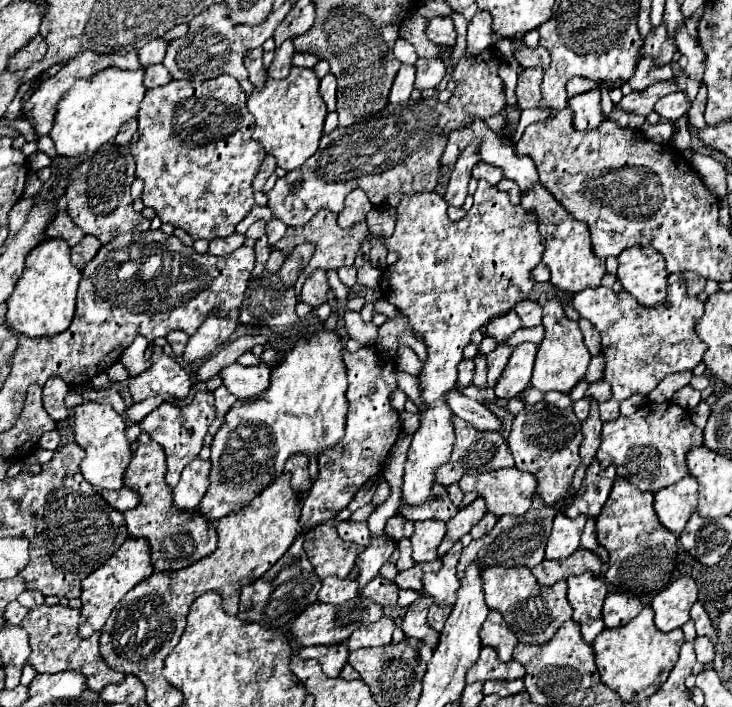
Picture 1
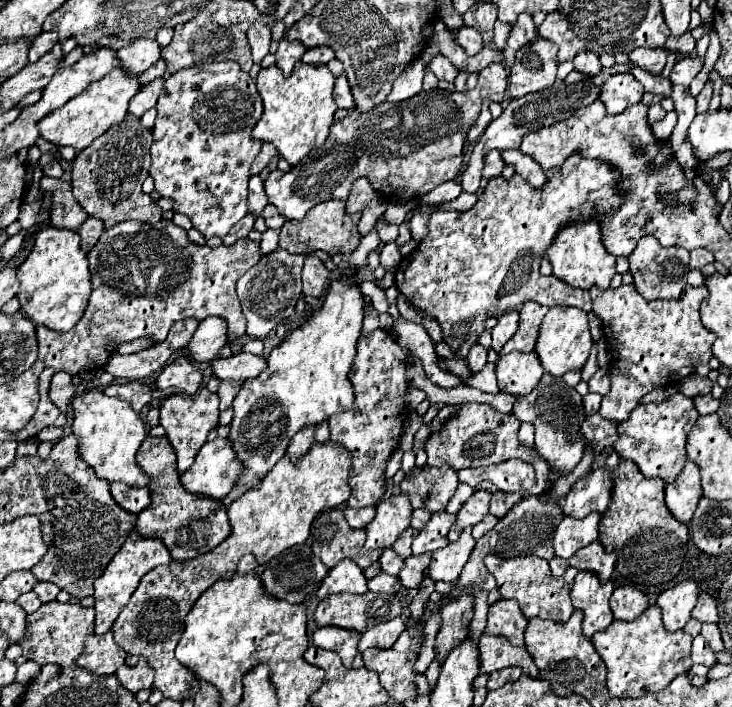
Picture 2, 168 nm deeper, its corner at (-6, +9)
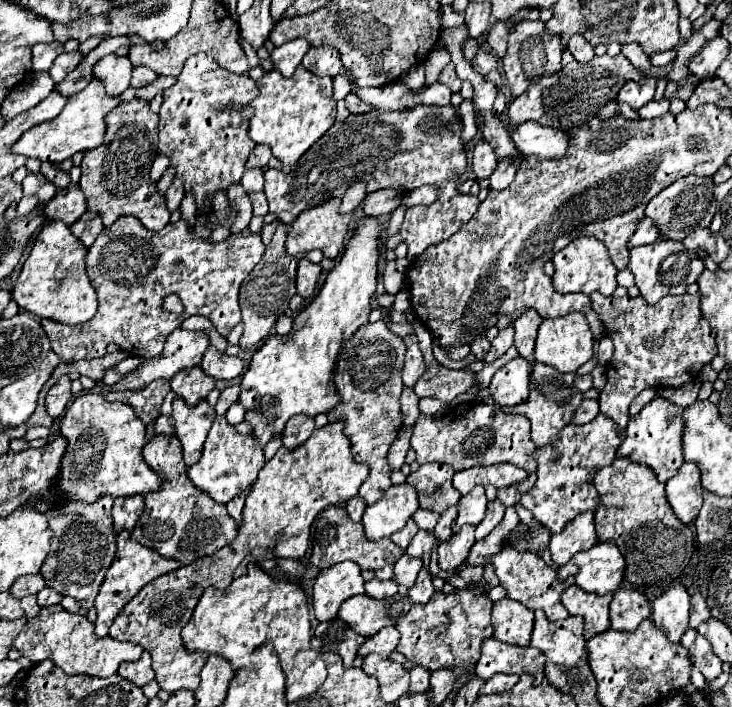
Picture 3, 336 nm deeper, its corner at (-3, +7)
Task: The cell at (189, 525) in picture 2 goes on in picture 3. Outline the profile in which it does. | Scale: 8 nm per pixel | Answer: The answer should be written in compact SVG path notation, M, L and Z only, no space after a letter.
M156 435L144 445L142 457L146 465L160 475L162 485L146 495L146 509L132 529L132 539L158 551L162 557L180 561L182 565L212 555L234 541L238 523L228 515L226 505L212 501L188 481L180 441L174 435Z

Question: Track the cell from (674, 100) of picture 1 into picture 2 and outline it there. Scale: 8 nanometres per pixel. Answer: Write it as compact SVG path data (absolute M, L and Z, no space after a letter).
M615 63L613 67L603 67L601 73L595 75L595 81L591 75L585 75L577 69L573 69L563 81L557 79L553 83L553 87L549 87L547 91L539 91L539 93L531 93L531 95L525 95L523 99L511 99L507 103L507 107L503 109L501 117L491 121L491 125L485 129L485 133L481 135L479 143L475 145L473 153L471 153L471 159L469 159L469 165L463 173L463 179L461 179L461 185L463 185L463 191L467 193L475 193L479 189L479 181L481 181L481 167L483 167L483 157L487 155L487 151L491 149L499 149L499 151L505 151L505 149L517 149L523 135L527 135L529 131L537 131L539 127L547 127L547 125L553 125L553 123L559 123L559 121L565 121L569 119L577 109L581 107L589 107L593 101L597 101L599 97L599 91L603 87L603 83L611 77L611 75L617 75L617 73L625 73L629 71L631 75L635 75L635 79L645 87L645 91L649 93L659 93L659 95L665 95L669 97L669 91L671 91L671 81L661 77L661 75L653 75L651 71L645 71L641 67L635 67L635 65L619 65Z

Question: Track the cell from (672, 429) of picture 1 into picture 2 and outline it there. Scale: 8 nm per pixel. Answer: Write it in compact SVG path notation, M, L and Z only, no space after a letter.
M675 393L661 403L637 405L631 411L631 417L619 423L619 439L615 443L615 451L619 457L635 461L645 477L659 477L665 483L673 483L687 461L685 441L697 417L699 413L693 401L683 393Z

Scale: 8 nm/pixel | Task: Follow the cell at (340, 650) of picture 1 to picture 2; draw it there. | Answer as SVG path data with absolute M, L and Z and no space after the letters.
M319 627L313 633L313 643L321 649L329 649L341 655L343 665L349 669L353 663L353 657L357 653L357 643L361 639L361 633L341 629L341 627Z

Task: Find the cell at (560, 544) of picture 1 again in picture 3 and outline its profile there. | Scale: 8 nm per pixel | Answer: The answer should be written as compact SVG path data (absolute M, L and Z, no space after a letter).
M586 511L584 515L578 515L572 519L560 533L552 535L550 539L550 553L552 561L558 565L566 565L574 553L590 549L598 541L594 531L594 513Z

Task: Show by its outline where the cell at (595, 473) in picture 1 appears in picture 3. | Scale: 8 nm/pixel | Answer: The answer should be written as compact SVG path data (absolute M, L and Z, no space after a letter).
M602 413L586 425L576 423L566 425L552 443L536 451L538 481L526 495L520 497L520 503L526 509L530 509L534 519L546 525L550 533L560 533L564 525L570 523L580 513L596 511L600 495L592 479L602 467L614 461L616 449L620 447L622 441L624 441L624 429L620 429L612 419L604 417Z

